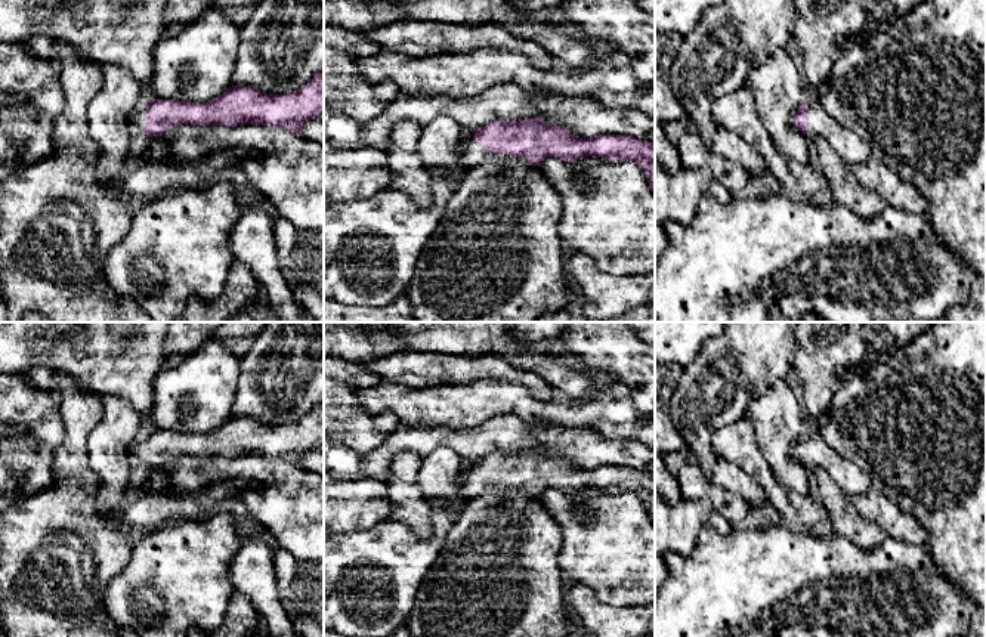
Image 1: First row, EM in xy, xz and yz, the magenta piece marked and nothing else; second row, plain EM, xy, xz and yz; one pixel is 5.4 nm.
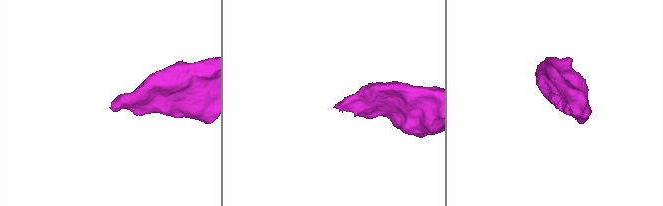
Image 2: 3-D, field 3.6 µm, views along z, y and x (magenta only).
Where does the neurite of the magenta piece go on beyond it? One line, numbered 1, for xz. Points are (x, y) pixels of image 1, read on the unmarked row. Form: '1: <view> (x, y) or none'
1: xz (472, 485)

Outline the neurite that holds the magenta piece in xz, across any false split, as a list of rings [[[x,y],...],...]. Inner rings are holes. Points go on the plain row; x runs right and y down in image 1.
[[[540,448],[519,452],[500,451],[486,455],[463,471],[460,485],[463,508],[483,494],[509,495],[520,488],[529,497],[540,497],[548,488],[565,494],[584,488],[634,492],[655,526],[655,477],[628,466],[599,466],[584,470],[562,457],[550,457]]]

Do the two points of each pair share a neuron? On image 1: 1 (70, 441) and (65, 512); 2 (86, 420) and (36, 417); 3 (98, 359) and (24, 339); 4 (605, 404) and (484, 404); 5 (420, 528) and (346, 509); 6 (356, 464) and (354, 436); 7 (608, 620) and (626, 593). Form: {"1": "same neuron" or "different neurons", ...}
{"1": "same neuron", "2": "different neurons", "3": "same neuron", "4": "same neuron", "5": "different neurons", "6": "different neurons", "7": "different neurons"}

